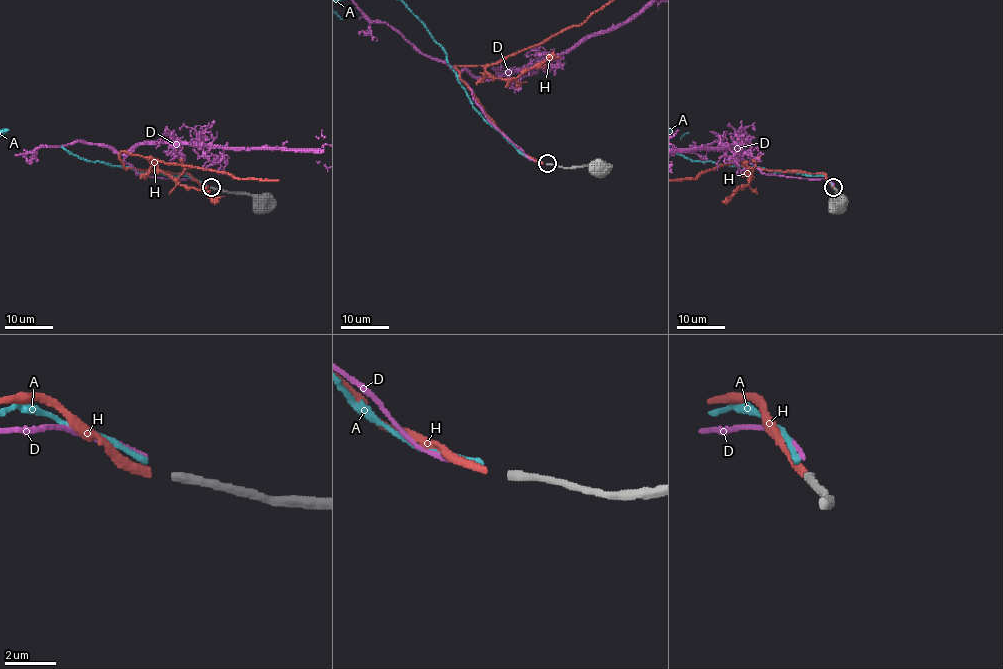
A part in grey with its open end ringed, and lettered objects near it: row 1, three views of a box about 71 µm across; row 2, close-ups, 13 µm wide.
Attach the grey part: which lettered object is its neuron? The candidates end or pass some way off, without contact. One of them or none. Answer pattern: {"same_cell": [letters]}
{"same_cell": ["H"]}

